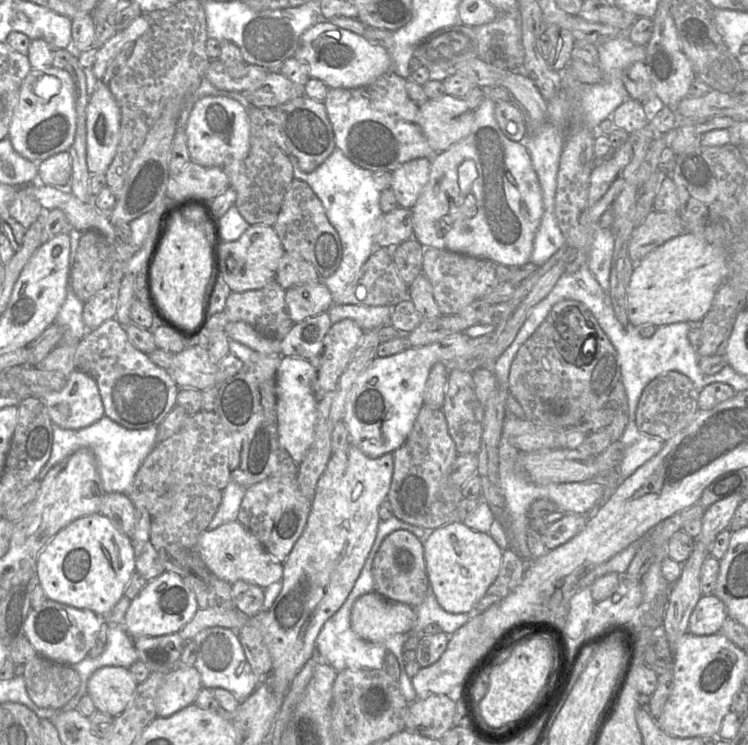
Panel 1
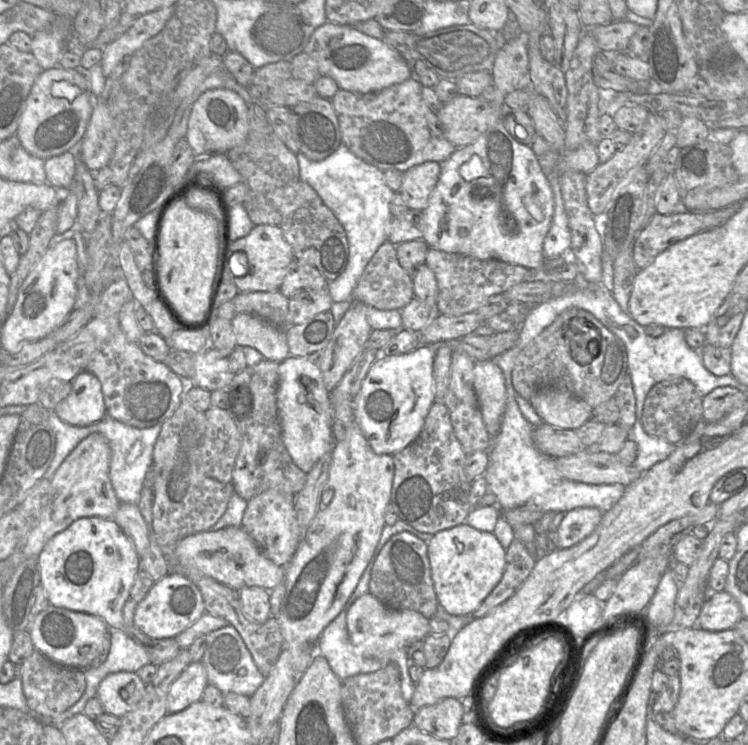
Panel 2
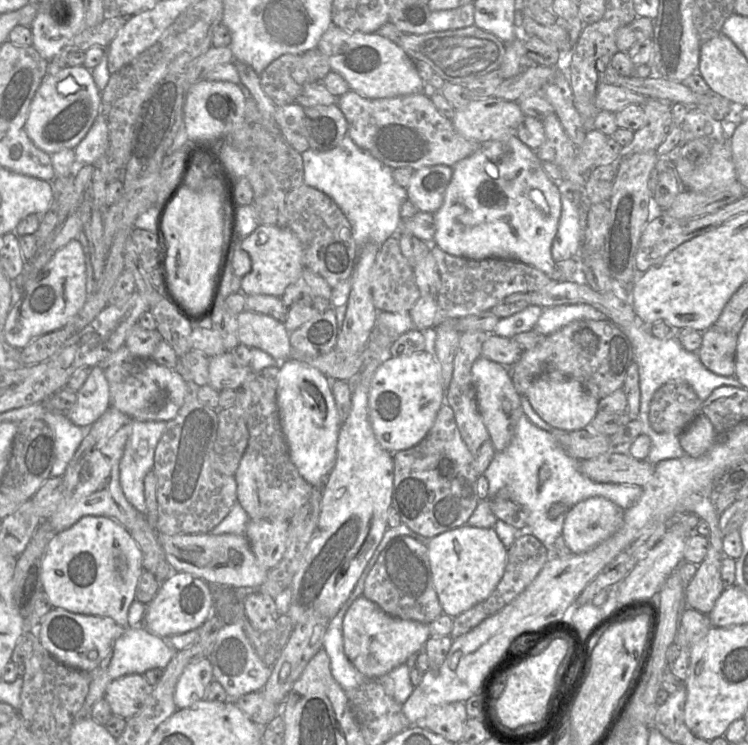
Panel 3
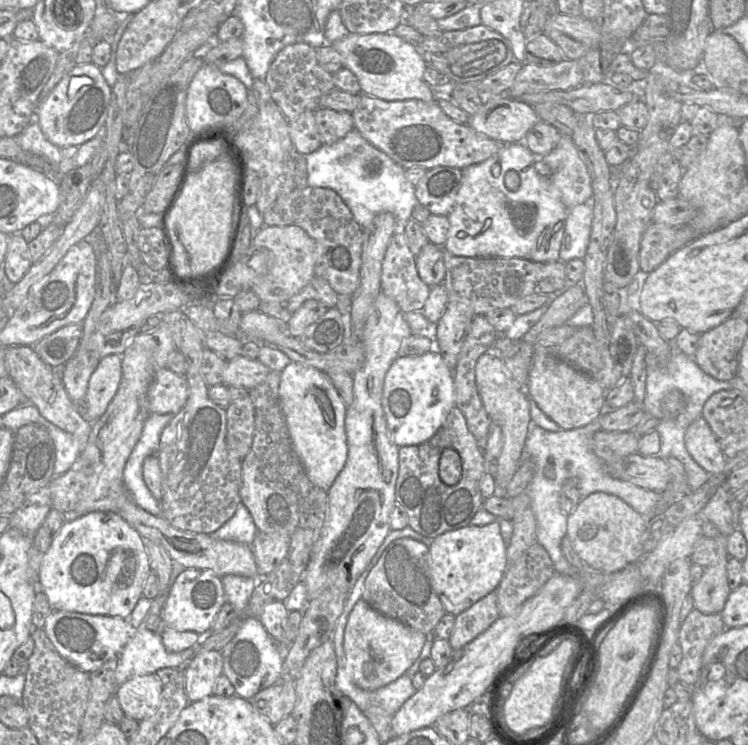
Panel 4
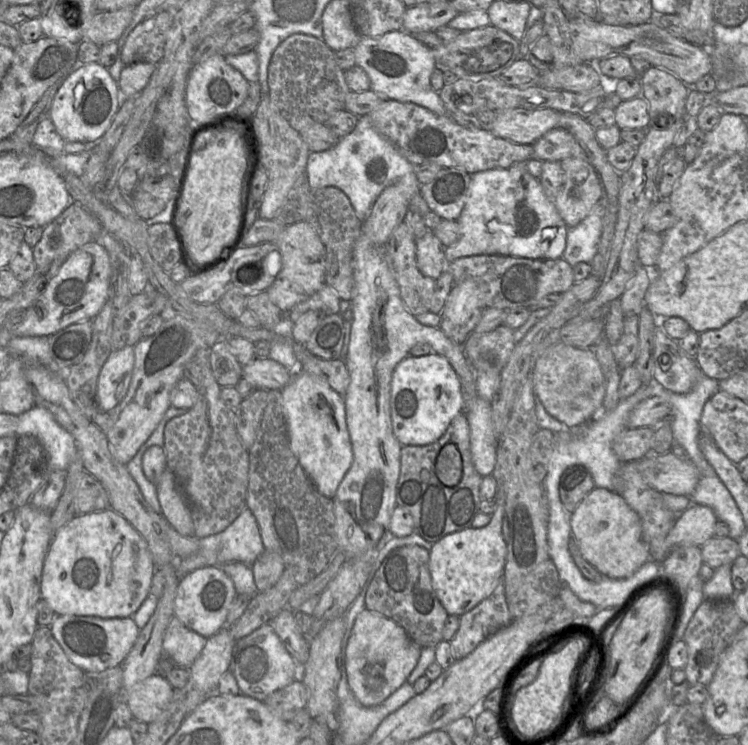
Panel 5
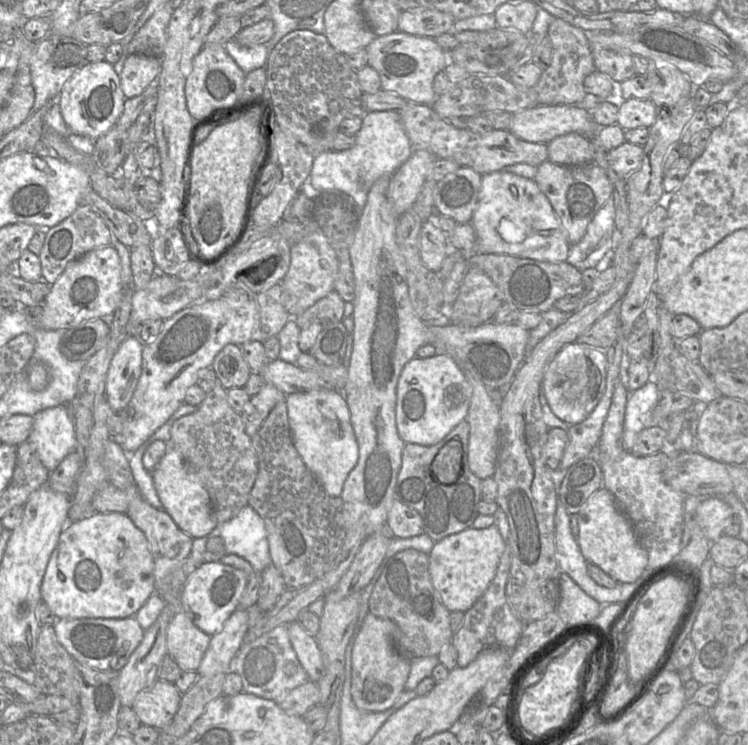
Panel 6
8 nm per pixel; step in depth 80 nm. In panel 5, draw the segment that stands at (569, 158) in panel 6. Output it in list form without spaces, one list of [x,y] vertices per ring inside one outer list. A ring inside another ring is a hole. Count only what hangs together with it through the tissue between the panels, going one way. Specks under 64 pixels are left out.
[[[553,128],[534,144],[534,157],[541,161],[560,161],[572,156],[586,156],[576,138],[563,128]]]

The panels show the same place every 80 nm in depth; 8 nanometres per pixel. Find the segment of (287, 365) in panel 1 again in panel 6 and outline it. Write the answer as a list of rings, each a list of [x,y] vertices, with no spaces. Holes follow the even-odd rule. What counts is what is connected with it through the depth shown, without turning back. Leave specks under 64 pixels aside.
[[[325,388],[296,392],[285,398],[288,420],[296,450],[308,469],[332,497],[339,497],[349,473],[359,458],[358,443],[342,391]]]

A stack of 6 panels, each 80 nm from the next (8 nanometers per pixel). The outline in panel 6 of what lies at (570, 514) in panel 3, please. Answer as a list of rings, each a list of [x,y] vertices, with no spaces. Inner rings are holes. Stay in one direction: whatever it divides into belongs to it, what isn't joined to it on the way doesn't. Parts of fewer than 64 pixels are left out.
[[[605,488],[595,491],[578,515],[578,545],[588,563],[594,564],[618,583],[637,581],[647,568],[648,556],[628,518]]]

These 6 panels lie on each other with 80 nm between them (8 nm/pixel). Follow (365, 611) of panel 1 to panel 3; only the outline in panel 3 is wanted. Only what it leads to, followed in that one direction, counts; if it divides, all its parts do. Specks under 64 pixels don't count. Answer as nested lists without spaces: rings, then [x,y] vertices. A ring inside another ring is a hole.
[[[360,595],[353,602],[343,620],[344,652],[368,680],[383,677],[397,666],[406,663],[429,638],[428,624],[390,616],[364,595]]]

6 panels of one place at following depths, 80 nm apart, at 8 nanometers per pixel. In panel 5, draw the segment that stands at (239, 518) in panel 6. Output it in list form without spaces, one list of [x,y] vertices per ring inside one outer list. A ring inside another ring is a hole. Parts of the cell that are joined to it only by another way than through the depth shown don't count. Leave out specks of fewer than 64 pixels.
[[[245,507],[240,515],[223,531],[199,538],[199,549],[197,552],[185,558],[178,558],[172,562],[177,576],[183,576],[197,568],[207,566],[219,566],[228,562],[243,562],[252,565],[254,561],[265,551],[260,535],[257,520],[252,511]]]

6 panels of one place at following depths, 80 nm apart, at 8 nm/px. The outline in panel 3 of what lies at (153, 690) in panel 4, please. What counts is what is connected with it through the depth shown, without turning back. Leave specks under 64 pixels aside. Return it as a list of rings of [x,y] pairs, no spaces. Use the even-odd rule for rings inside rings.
[[[130,674],[111,682],[104,699],[109,703],[113,715],[129,719],[143,709],[153,688],[144,675]]]

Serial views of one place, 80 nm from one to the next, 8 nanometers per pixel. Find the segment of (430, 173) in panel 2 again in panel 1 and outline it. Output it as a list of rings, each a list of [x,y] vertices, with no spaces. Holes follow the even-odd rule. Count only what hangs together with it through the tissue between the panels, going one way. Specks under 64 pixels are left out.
[[[415,158],[392,171],[392,185],[399,207],[413,208],[426,186],[431,168],[428,158]]]

